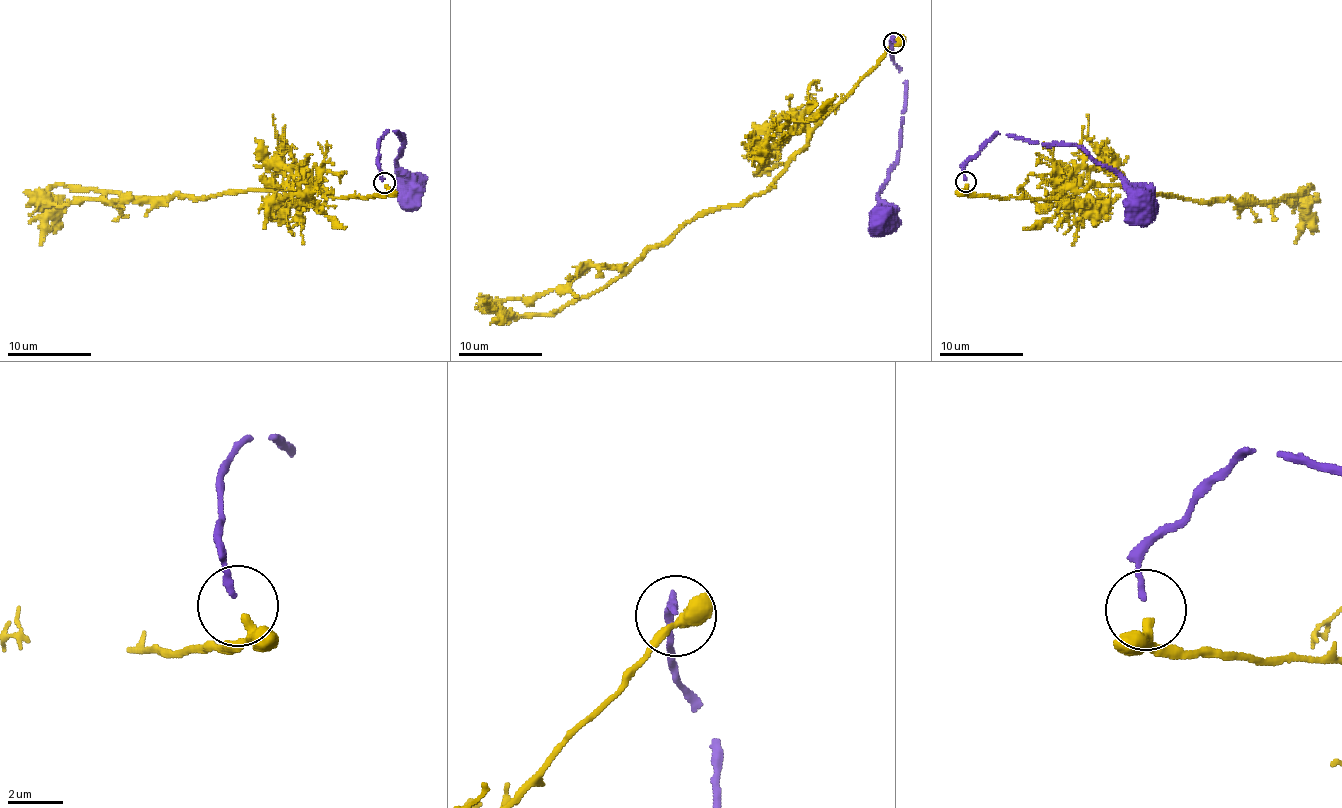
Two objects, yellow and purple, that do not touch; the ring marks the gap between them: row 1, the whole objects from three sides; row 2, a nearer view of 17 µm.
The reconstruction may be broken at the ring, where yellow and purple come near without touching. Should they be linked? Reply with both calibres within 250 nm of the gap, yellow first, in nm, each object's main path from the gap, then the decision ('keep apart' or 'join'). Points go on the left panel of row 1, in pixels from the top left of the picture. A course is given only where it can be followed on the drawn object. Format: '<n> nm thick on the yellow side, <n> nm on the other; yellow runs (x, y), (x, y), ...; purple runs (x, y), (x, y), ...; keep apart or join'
240 nm thick on the yellow side, 220 nm on the other; yellow runs (385, 185), (384, 195), (339, 198), (296, 179), (286, 186), (205, 198), (49, 202), (52, 217), (39, 245); purple runs (382, 181), (380, 141), (386, 132), (395, 131), (399, 137), (405, 134), (406, 143), (396, 160), (409, 194); join

